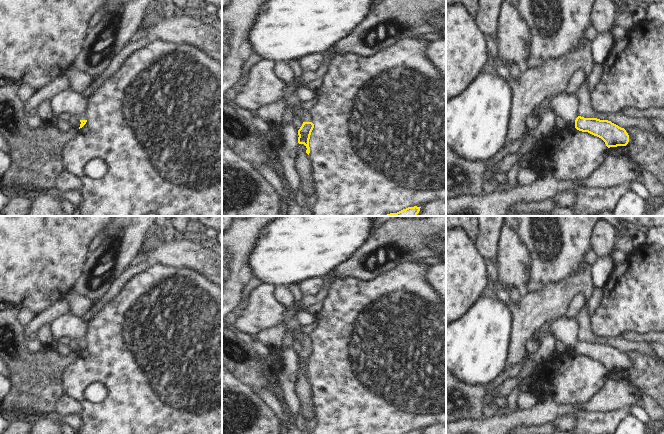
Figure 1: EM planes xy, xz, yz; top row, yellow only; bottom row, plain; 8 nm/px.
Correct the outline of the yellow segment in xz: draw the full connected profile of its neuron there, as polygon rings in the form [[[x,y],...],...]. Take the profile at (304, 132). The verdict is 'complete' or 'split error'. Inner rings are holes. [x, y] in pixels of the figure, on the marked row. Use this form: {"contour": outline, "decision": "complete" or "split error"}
{"contour": [[[295,92],[292,95],[286,97],[287,107],[293,107],[294,112],[300,114],[300,117],[303,120],[303,124],[298,130],[298,143],[304,144],[307,148],[306,153],[309,155],[310,147],[309,147],[309,139],[311,132],[314,128],[314,124],[311,122],[312,114],[311,111],[306,111],[300,108],[300,100],[296,97]]], "decision": "split error"}

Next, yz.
{"contour": [[[575,92],[558,93],[552,98],[549,108],[567,122],[574,122],[577,130],[601,138],[608,148],[626,146],[629,142],[626,130],[611,121],[581,117],[579,115],[579,98]]], "decision": "split error"}

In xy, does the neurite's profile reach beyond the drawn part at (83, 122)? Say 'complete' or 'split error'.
split error

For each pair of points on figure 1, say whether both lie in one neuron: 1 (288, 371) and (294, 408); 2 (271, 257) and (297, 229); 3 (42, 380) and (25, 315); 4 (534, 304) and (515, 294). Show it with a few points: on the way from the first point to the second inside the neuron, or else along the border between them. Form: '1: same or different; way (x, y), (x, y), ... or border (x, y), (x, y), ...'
1: same; way (288, 380), (290, 399)
2: same; way (278, 250), (292, 236)
3: different; border (20, 307), (18, 319), (24, 325)
4: different; border (524, 295), (518, 306), (510, 302)

